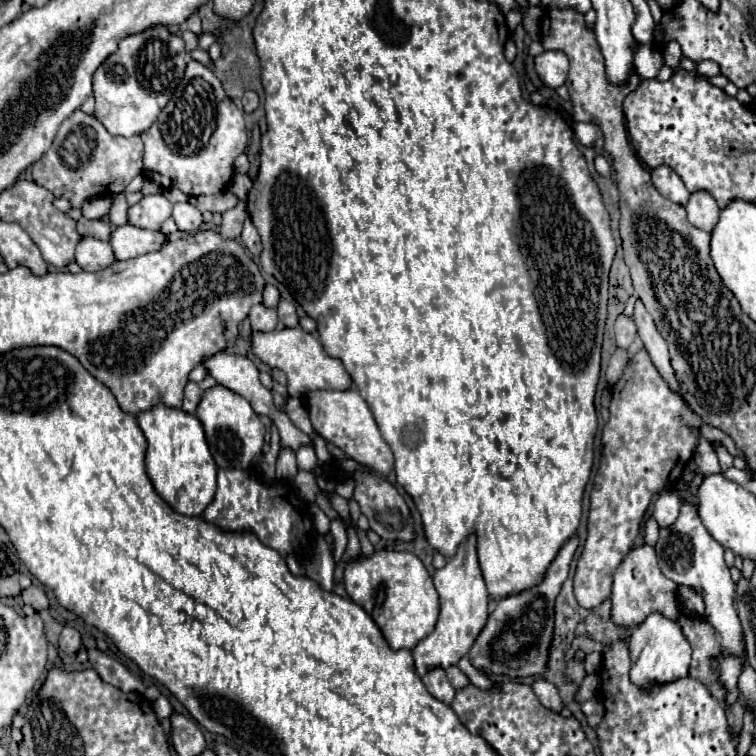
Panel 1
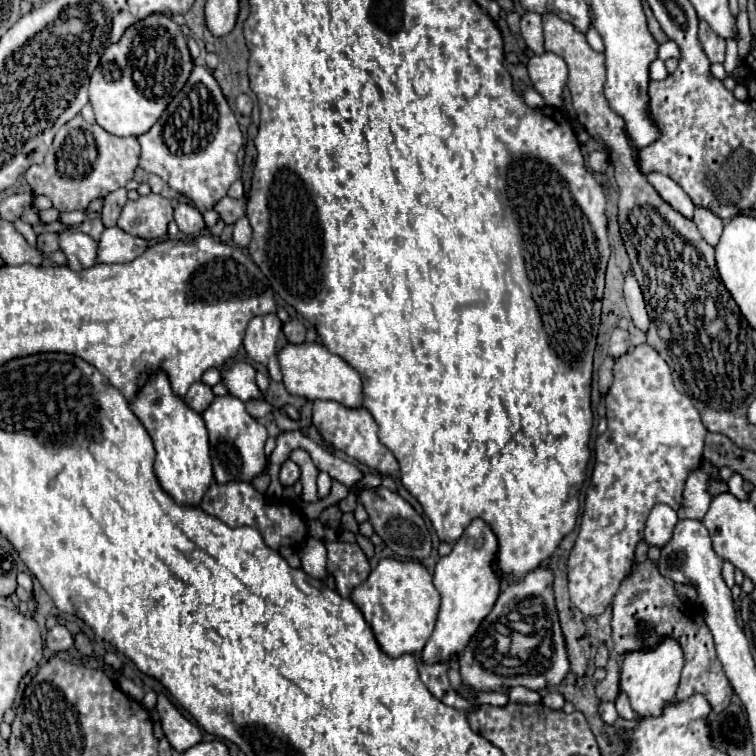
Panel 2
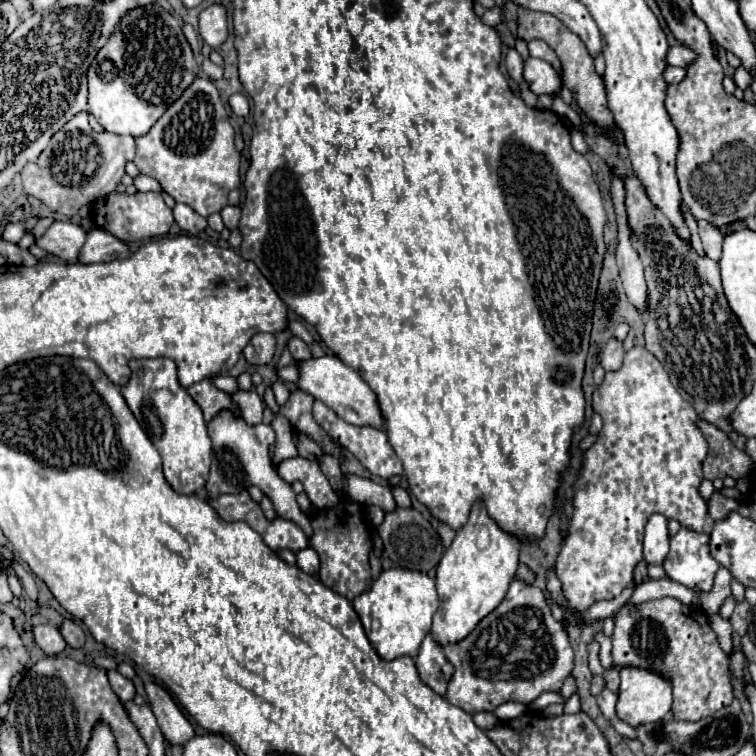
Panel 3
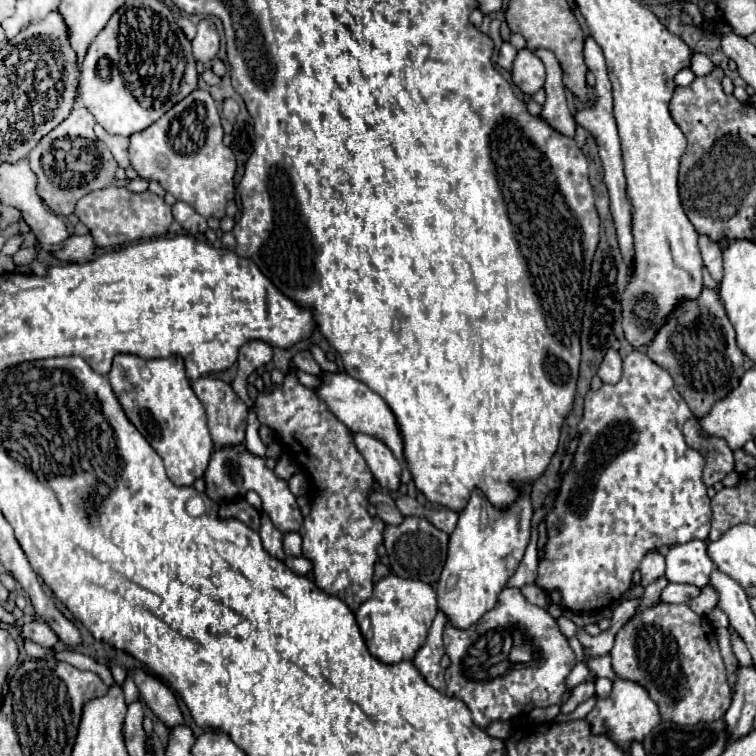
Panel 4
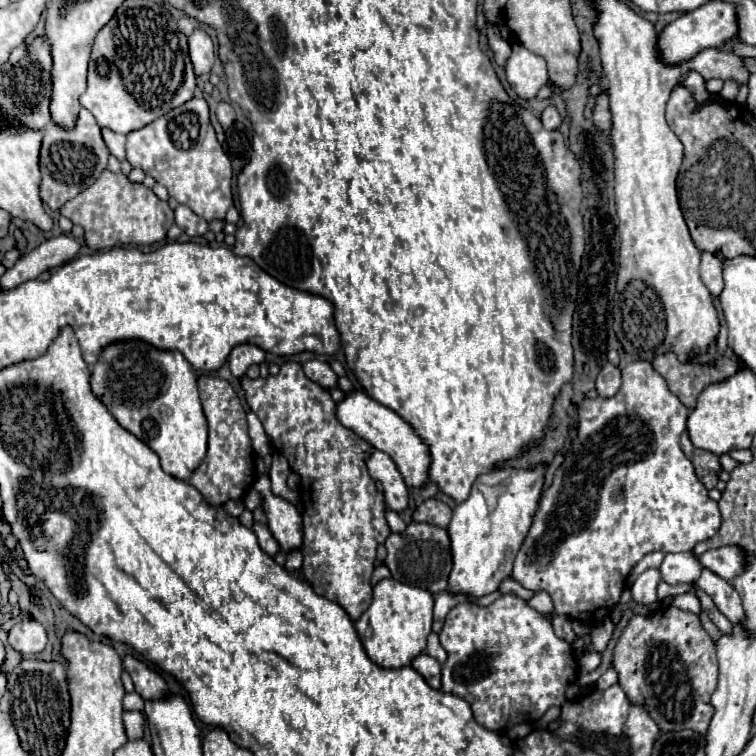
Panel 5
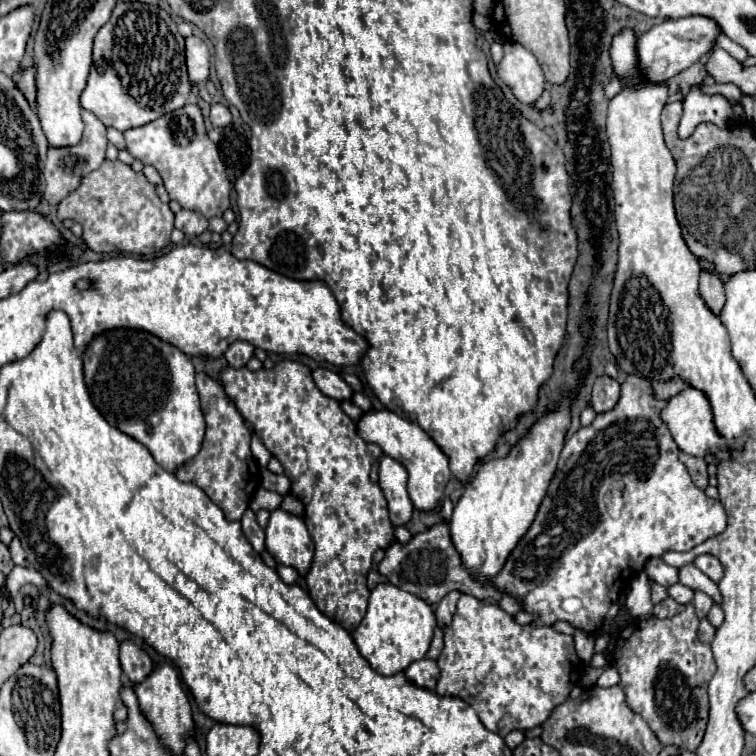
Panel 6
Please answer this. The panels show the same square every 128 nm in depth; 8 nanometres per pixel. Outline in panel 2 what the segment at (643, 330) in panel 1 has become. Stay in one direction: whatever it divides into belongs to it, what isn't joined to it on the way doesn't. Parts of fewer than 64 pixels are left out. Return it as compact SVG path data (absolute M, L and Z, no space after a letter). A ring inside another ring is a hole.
M628 270L626 276L624 276L624 298L626 298L626 304L628 304L630 316L634 320L634 326L646 332L650 318L648 318L648 312L646 312L646 304L644 304L644 298L642 298L640 284L634 278L632 270Z

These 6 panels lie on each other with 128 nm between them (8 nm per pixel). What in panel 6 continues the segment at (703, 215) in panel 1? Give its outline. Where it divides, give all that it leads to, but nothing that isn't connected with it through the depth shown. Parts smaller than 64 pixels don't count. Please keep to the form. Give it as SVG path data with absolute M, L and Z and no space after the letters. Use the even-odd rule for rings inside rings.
M702 272L700 274L700 296L702 296L704 304L716 316L720 316L726 298L724 298L724 284L722 284L718 274L714 274L714 272Z

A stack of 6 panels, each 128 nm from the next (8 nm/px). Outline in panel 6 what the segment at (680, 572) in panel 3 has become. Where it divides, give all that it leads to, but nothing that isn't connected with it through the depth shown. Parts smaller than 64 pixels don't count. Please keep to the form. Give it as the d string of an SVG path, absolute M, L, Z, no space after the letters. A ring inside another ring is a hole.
M652 558L648 560L644 572L648 574L648 578L660 586L672 586L678 582L678 568L668 566L662 558Z

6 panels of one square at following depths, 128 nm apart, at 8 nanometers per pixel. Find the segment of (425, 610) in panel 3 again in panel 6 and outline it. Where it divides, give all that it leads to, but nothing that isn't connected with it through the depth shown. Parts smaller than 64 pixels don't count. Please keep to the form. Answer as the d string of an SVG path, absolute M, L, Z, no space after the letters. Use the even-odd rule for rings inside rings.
M378 584L370 594L366 616L352 636L360 654L370 662L370 666L380 674L390 676L404 672L408 664L426 656L434 628L436 618L426 602L392 584Z

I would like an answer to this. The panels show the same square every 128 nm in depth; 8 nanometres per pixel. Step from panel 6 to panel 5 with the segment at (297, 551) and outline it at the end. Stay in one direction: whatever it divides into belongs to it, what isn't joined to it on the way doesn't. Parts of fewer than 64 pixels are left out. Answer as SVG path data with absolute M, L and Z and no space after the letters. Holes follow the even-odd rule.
M258 478L254 488L260 492L264 504L264 512L268 516L268 530L272 538L278 542L282 552L292 552L292 548L302 548L302 516L300 512L284 498L274 496L270 490L270 478Z

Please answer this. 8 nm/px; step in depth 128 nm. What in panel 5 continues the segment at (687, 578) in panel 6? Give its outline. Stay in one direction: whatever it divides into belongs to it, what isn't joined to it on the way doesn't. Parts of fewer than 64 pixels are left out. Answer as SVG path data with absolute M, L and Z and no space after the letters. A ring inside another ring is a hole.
M706 570L700 574L700 580L696 580L696 586L700 590L704 590L714 604L718 606L718 610L730 620L730 622L742 622L744 620L744 612L742 612L742 602L738 592L720 576L716 576L714 572Z

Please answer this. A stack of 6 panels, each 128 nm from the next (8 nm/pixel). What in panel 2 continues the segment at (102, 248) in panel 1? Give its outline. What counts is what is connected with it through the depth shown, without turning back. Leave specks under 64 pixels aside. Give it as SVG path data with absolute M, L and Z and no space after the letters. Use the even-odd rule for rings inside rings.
M60 230L58 244L68 258L68 268L78 272L96 264L98 244L96 240L92 240L92 236L78 230Z

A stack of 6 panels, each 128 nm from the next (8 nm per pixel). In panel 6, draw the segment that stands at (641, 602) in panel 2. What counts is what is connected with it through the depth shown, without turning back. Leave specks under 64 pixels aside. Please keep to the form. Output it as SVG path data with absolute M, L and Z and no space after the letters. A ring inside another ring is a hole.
M688 604L680 614L660 620L644 618L626 626L616 642L612 666L620 674L626 704L640 714L662 744L676 744L696 752L708 722L708 680L716 672L716 662L708 644L698 640L698 616Z

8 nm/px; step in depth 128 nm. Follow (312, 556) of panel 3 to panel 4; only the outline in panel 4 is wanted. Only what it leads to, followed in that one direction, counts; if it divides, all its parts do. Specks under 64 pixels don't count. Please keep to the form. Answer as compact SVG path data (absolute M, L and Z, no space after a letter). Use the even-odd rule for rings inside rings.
M302 556L300 558L286 558L284 564L288 564L288 568L292 568L292 572L302 574L302 576L310 574L310 570L312 570L312 564L306 558L302 558Z

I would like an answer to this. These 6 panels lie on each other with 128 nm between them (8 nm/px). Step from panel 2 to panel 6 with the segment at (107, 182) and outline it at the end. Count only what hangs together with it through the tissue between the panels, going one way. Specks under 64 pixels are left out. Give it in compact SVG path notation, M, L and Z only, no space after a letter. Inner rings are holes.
M88 110L82 112L82 120L84 120L84 134L80 144L72 146L72 148L48 148L48 158L46 158L46 168L44 168L44 176L46 176L46 192L44 198L50 204L58 204L64 196L68 196L70 192L74 192L80 184L80 178L90 174L92 170L96 170L102 162L104 162L104 152L106 152L106 126Z

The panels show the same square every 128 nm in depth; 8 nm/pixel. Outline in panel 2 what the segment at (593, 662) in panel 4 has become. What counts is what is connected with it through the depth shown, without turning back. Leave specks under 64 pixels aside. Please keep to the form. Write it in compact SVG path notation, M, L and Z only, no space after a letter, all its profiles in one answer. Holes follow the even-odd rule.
M620 692L618 698L616 698L616 710L618 710L618 714L620 714L624 720L640 722L640 716L630 708L630 704L628 704L628 696L626 696L624 692Z

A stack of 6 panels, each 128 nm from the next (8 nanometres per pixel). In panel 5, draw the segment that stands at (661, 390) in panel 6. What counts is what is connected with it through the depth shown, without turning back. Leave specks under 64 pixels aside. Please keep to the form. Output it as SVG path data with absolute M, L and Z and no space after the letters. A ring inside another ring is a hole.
M716 344L710 346L706 356L694 362L684 364L678 362L674 354L668 354L668 356L658 356L652 362L652 366L666 380L670 392L676 394L678 400L688 408L694 408L698 392L702 392L708 384L720 382L732 376L736 370L740 370L740 364L718 354Z

